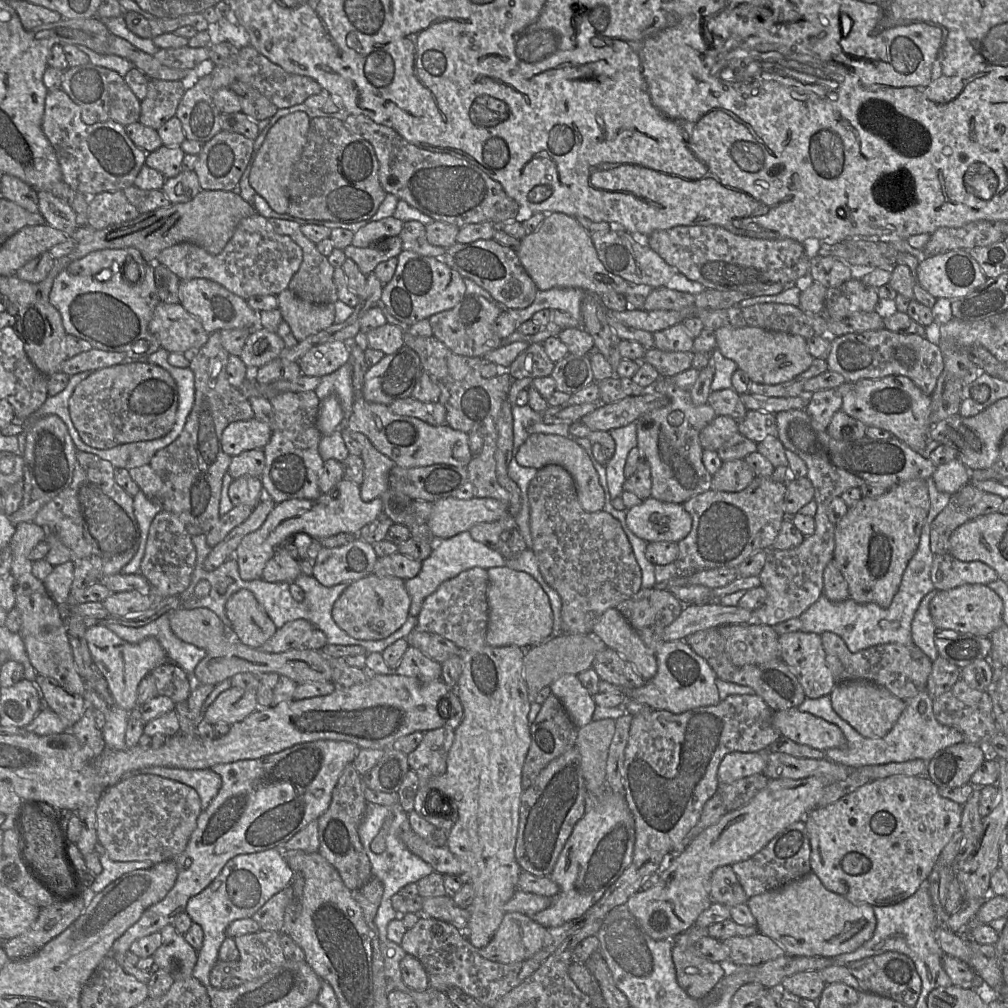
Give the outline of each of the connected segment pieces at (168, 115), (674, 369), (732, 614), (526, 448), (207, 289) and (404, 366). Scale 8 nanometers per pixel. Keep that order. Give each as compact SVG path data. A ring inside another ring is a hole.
M149 79L146 97L141 101L139 122L159 129L176 115L177 107L186 90L181 80Z
M657 348L645 351L641 361L652 365L660 376L672 377L692 368L694 352L666 352Z
M720 604L685 605L681 614L664 628L661 639L671 642L684 640L687 636L725 624L748 623L751 610Z
M532 434L519 447L516 455L517 463L522 467L540 469L549 464L560 465L572 476L578 500L586 512L602 511L605 505L605 494L587 452L573 439L554 434Z
M208 279L181 280L179 284L179 301L189 314L200 321L209 334L224 329L254 329L259 327L258 311L253 310L245 299Z
M404 345L369 367L364 376L363 398L389 406L396 400L411 397L423 372L419 355Z

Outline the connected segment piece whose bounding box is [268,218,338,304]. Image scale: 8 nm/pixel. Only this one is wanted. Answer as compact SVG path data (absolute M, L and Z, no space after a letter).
M269 218L268 223L277 234L288 235L302 249L302 263L291 278L288 289L310 303L334 304L338 300L333 279L335 268L328 257L321 254L316 244L302 233L301 225L297 222Z

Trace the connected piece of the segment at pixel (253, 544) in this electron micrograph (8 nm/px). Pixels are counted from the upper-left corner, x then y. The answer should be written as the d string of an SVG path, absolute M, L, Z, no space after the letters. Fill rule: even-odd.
M343 477L336 486L338 497L322 493L316 499L291 499L277 503L263 524L247 534L234 552L241 579L244 581L261 579L265 565L273 557L276 548L292 535L305 533L320 541L339 533L358 534L363 526L383 512L382 498L364 502L360 497L360 485L353 481Z

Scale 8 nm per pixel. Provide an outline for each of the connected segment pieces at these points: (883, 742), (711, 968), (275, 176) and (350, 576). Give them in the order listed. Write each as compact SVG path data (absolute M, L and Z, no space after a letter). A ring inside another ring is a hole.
M927 690L921 691L915 697L906 700L905 703L906 707L893 728L881 738L869 738L857 732L834 711L829 695L817 699L806 698L797 708L802 712L811 713L830 723L834 723L841 729L847 740L846 748L828 749L825 751L826 757L827 760L852 768L907 762L915 759L927 762L937 752L964 742L964 738L958 730L937 721L933 712L933 700L929 697Z
M693 925L687 931L671 939L673 940L672 959L675 965L677 982L690 997L695 999L706 997L725 976L728 968L726 963L711 962L696 950L696 943L706 934L707 929Z
M303 111L281 117L269 130L253 162L249 175L250 185L277 213L288 211L288 184L293 167L305 147L309 126L310 118Z
M357 537L340 547L322 547L313 567L313 576L326 587L354 582L370 575L377 559L373 545Z

